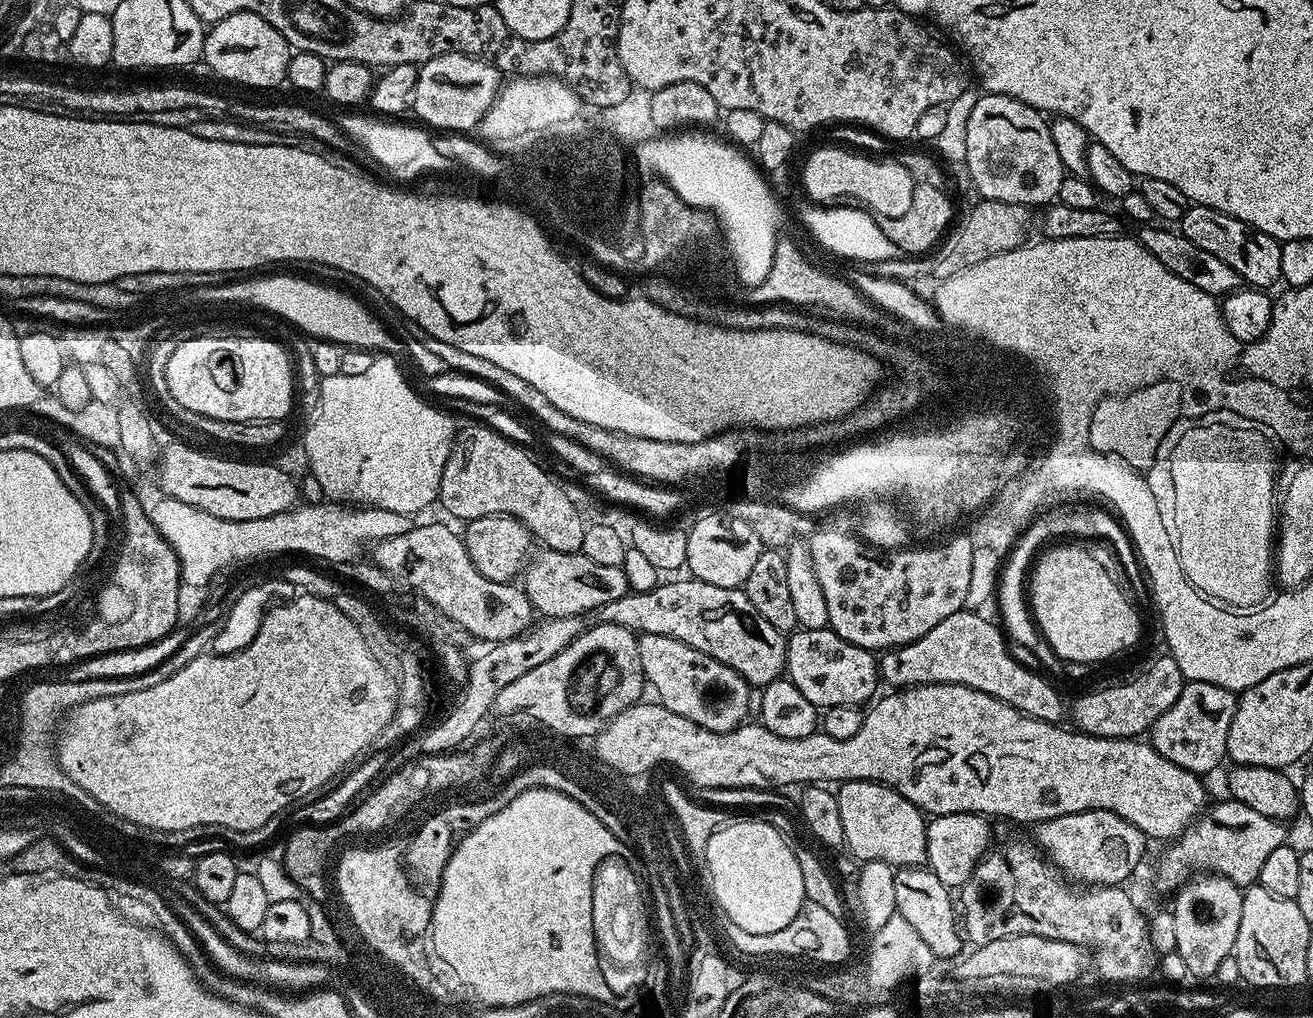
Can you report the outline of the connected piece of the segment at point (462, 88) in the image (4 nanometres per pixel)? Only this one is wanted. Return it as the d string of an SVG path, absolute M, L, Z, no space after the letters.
M461 52L442 54L438 58L430 58L425 64L419 65L418 82L412 95L411 111L421 125L444 134L468 134L479 129L481 120L490 110L502 87L502 73L494 64L487 60L479 60L477 56L467 56Z

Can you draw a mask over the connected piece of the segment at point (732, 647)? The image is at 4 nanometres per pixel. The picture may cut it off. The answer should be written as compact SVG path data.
M672 578L669 584L660 584L657 588L648 588L645 592L636 592L636 590L629 591L627 596L618 598L614 602L606 602L606 606L597 608L594 616L601 624L613 624L614 626L625 627L626 630L633 633L643 634L649 632L650 634L662 634L663 636L673 636L678 638L678 642L682 642L686 646L694 646L694 650L702 650L702 654L710 654L710 658L718 658L718 662L722 662L741 676L750 686L763 686L781 679L785 675L784 663L786 662L786 650L788 649L788 642L785 633L774 630L774 626L770 626L770 622L766 622L766 618L762 618L762 614L758 614L758 610L754 610L754 606L750 602L750 598L746 598L743 587L727 588L726 586L710 586L710 582L702 582L695 578L687 578L688 580L676 580L680 578Z

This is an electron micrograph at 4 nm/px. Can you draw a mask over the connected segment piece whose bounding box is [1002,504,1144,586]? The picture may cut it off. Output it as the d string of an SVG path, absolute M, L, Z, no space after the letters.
M1052 504L1041 509L1023 527L1023 530L1017 535L1002 568L1010 568L1012 560L1024 560L1024 562L1032 566L1041 550L1048 543L1055 540L1063 538L1073 538L1076 540L1083 540L1082 538L1100 538L1106 542L1110 542L1114 546L1118 560L1124 566L1131 584L1134 586L1143 585L1144 576L1139 559L1135 553L1135 547L1131 542L1131 537L1124 526L1107 509L1103 507L1100 507L1100 509L1092 506L1080 506L1078 504L1054 505Z

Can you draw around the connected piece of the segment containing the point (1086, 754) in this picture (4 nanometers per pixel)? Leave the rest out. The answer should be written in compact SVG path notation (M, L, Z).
M918 684L915 688L900 688L892 690L889 696L881 695L864 712L864 721L858 728L858 732L850 738L832 738L823 730L817 730L809 734L806 738L778 738L770 730L766 730L759 722L745 722L739 728L729 732L711 732L694 722L690 718L682 718L682 714L674 714L666 710L664 705L659 702L644 704L637 702L630 706L629 712L616 720L616 724L604 734L600 742L600 752L603 752L605 760L617 765L625 772L637 772L645 769L650 772L656 768L655 764L669 764L672 768L677 768L690 783L696 784L697 789L701 788L745 788L745 789L765 789L765 790L784 790L787 784L800 784L799 786L839 786L847 780L873 780L875 784L884 784L888 788L894 788L898 794L902 794L914 807L929 817L945 816L946 814L962 814L963 812L974 812L977 816L993 818L1001 816L1004 820L1013 820L1016 824L1029 824L1035 826L1041 824L1043 820L1053 820L1066 814L1078 814L1079 812L1089 812L1092 808L1101 808L1107 812L1118 814L1126 818L1145 836L1163 842L1171 842L1180 833L1188 829L1189 824L1205 811L1204 804L1204 784L1197 773L1186 770L1182 766L1174 766L1170 758L1162 758L1158 750L1154 750L1151 743L1145 742L1140 738L1131 740L1115 740L1114 738L1102 738L1101 736L1087 736L1079 730L1071 727L1060 728L1059 723L1051 720L1039 720L1033 716L1027 716L1018 711L1014 706L994 698L992 694L982 694L982 690L974 690L970 686L961 684Z

